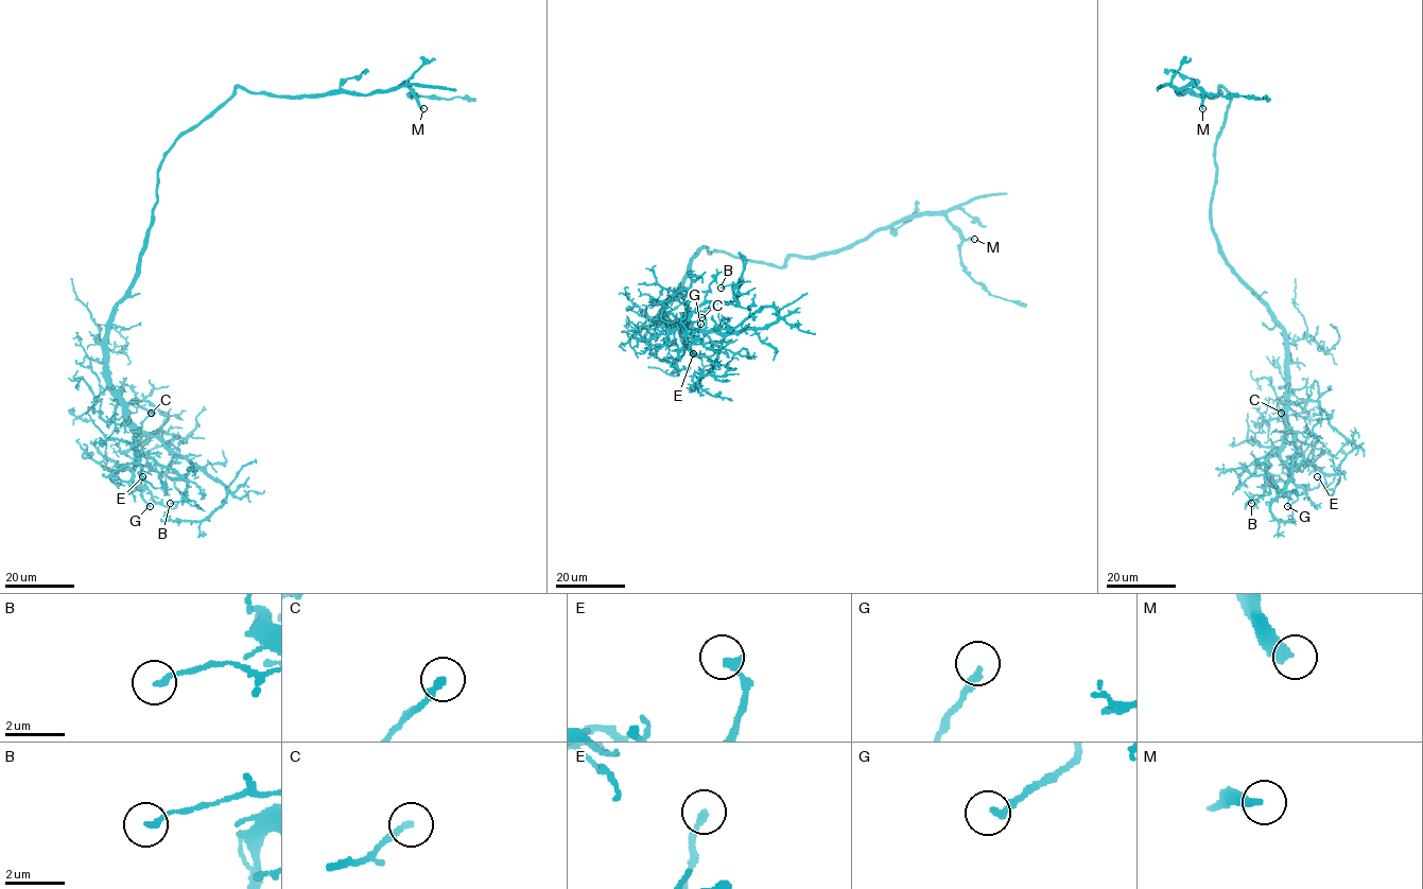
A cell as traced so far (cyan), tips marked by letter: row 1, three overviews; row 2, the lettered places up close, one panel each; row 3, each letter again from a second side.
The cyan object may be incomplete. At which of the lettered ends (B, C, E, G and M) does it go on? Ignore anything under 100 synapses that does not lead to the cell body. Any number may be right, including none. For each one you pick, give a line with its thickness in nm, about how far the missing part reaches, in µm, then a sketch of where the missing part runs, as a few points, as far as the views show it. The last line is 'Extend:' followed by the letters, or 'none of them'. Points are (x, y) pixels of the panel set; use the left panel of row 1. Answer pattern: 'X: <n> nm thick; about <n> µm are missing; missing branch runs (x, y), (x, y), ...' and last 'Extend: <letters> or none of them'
M: 340 nm thick; about 60 µm are missing; missing branch runs (423, 108), (424, 115), (440, 127), (517, 121), (531, 125)
Extend: M

